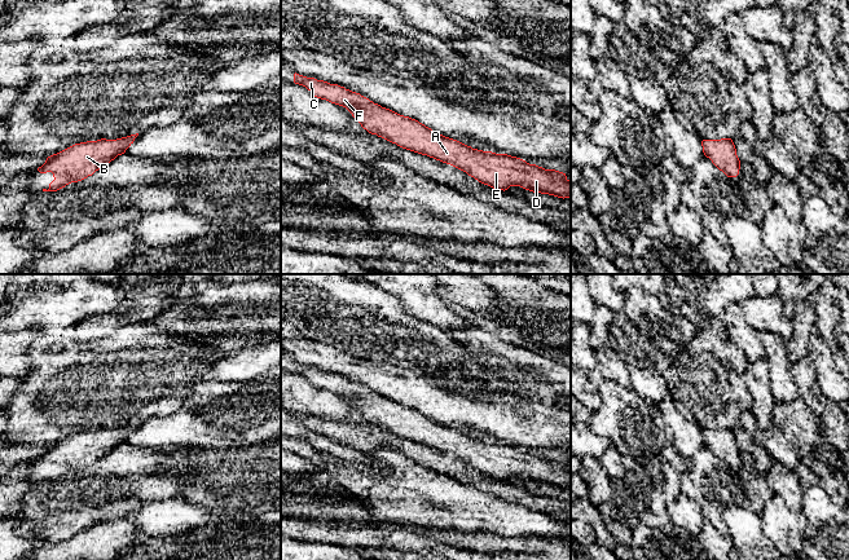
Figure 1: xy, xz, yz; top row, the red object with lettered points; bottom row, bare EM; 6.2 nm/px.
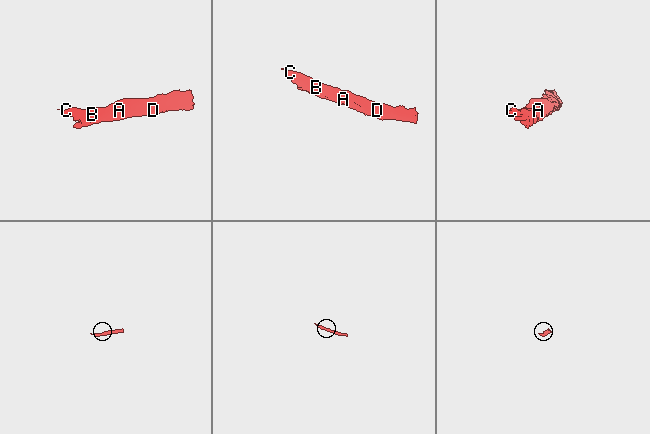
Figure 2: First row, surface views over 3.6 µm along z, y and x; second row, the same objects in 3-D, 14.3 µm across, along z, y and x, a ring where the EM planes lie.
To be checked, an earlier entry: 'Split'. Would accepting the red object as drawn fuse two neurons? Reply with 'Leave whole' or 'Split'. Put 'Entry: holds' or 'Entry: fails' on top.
Entry: fails
Leave whole

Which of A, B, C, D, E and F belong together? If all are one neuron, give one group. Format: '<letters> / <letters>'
A B C D E F

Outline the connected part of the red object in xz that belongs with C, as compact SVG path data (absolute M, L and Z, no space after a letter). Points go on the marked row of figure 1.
M296 72L294 83L305 87L317 98L346 107L369 133L450 164L493 189L505 191L510 186L520 186L533 193L571 198L571 181L563 172L545 169L507 154L472 149L338 84Z

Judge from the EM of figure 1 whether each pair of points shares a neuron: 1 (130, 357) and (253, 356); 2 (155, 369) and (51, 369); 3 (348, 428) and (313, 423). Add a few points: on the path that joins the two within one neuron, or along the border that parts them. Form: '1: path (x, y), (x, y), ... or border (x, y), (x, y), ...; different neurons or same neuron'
1: border (232, 352), (216, 360), (203, 375); different neurons
2: path (130, 369), (77, 369); same neuron
3: path (339, 428), (322, 426); same neuron

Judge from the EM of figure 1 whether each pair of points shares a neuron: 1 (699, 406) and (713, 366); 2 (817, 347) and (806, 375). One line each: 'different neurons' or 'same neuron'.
1: same neuron
2: different neurons

